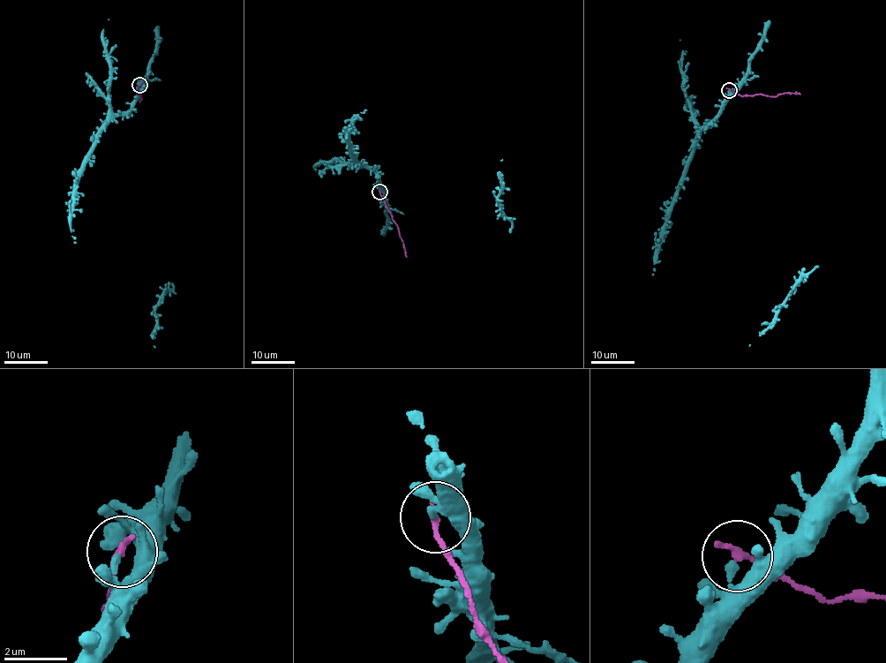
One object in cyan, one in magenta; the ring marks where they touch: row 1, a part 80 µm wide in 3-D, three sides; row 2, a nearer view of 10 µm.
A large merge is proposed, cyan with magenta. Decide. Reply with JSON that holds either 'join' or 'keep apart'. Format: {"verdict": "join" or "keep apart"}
{"verdict": "keep apart"}

